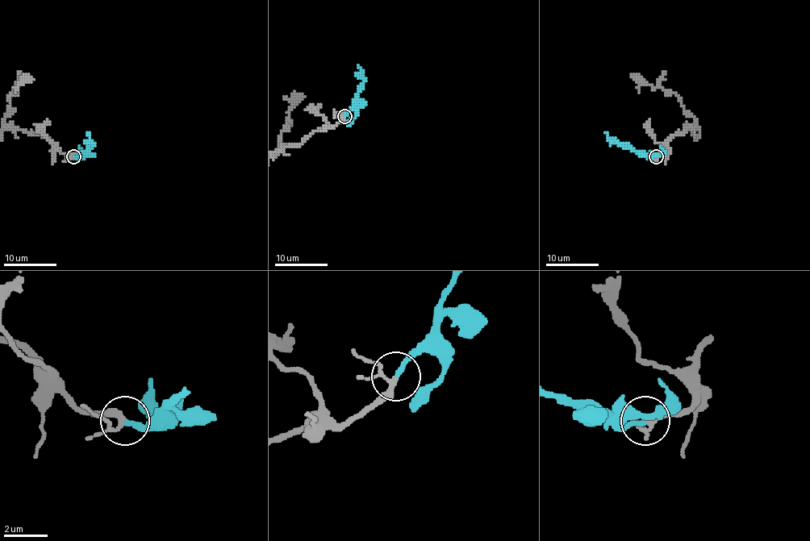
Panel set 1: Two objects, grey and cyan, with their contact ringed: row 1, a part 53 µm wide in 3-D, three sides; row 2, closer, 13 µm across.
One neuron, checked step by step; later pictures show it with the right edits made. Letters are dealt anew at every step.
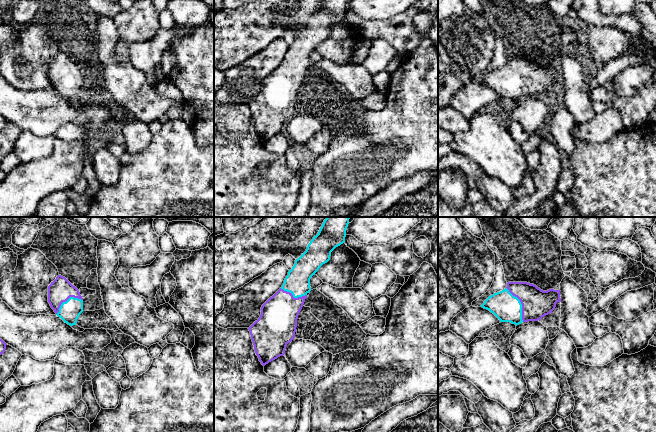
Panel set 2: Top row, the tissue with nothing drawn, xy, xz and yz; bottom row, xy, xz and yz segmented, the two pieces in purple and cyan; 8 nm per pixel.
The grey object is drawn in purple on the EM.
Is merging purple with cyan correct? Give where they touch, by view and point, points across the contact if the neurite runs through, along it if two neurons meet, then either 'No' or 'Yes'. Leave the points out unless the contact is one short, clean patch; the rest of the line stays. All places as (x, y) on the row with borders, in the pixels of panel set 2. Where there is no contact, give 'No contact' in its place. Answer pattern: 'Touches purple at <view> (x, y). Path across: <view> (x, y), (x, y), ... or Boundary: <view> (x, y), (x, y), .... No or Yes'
Touches purple at yz (521, 303). Path across: yz (536, 303), (521, 303), (512, 304), (507, 308). Yes

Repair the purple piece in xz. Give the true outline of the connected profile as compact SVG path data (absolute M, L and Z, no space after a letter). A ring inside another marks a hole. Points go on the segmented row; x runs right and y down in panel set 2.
M327 217L318 234L313 237L306 251L295 260L282 287L261 307L261 315L248 329L254 350L263 366L285 354L288 343L294 340L297 319L307 294L311 291L310 279L319 268L330 260L331 252L345 242L350 217Z

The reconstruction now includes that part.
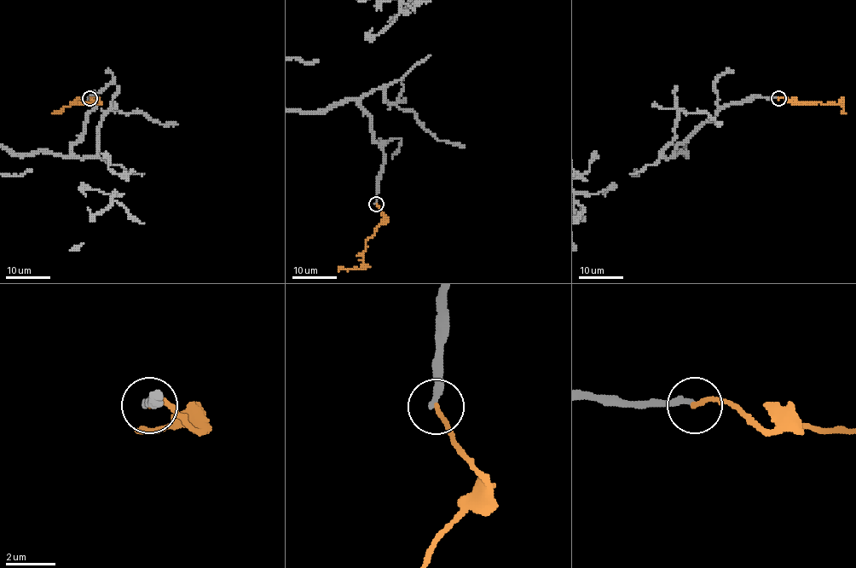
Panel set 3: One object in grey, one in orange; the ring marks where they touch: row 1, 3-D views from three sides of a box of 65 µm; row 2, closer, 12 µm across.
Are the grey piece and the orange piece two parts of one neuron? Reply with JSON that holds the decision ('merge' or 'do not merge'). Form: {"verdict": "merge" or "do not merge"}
{"verdict": "do not merge"}

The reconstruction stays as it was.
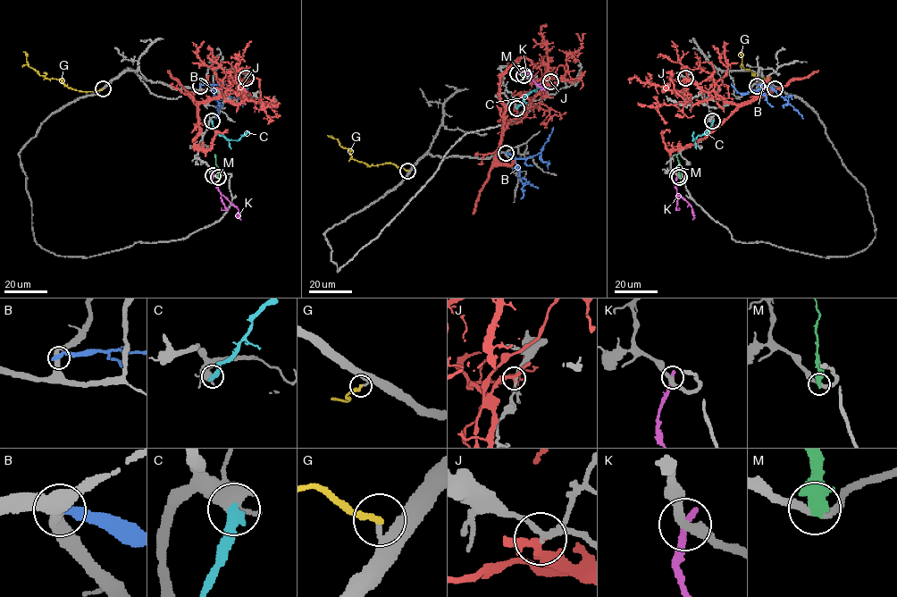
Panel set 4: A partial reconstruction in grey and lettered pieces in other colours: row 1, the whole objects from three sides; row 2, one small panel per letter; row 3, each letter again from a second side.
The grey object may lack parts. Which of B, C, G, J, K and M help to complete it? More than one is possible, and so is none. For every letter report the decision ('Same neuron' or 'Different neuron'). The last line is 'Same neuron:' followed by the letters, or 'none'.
B: Different neuron
C: Different neuron
G: Same neuron
J: Different neuron
K: Different neuron
M: Different neuron
Same neuron: G

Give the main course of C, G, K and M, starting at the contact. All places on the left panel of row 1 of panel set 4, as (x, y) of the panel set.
C: (212, 121), (215, 131), (229, 139), (238, 140), (248, 131)
G: (103, 89), (83, 92), (69, 88), (61, 79), (46, 79), (29, 67), (23, 52)
K: (212, 175), (220, 194), (238, 208), (238, 216), (236, 214)
M: (218, 177), (214, 154)

